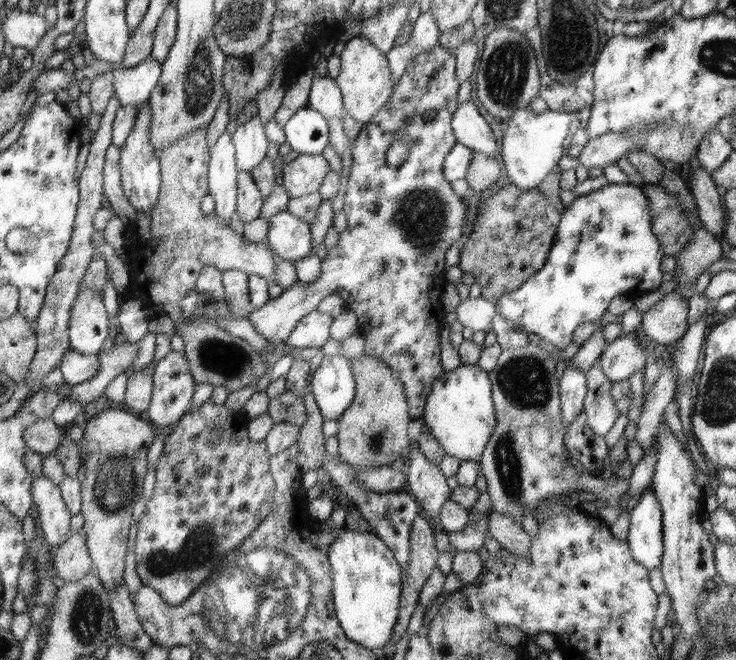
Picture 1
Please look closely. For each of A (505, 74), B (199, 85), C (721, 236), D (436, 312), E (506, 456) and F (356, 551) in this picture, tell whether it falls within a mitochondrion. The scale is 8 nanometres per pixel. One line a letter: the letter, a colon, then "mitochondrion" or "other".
A: mitochondrion
B: mitochondrion
C: other
D: other
E: mitochondrion
F: other

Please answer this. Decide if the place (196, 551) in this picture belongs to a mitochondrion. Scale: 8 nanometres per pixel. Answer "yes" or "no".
yes

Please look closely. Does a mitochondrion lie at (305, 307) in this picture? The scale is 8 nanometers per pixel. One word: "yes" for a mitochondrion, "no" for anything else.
no

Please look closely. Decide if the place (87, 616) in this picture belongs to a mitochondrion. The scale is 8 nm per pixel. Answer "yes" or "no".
yes

